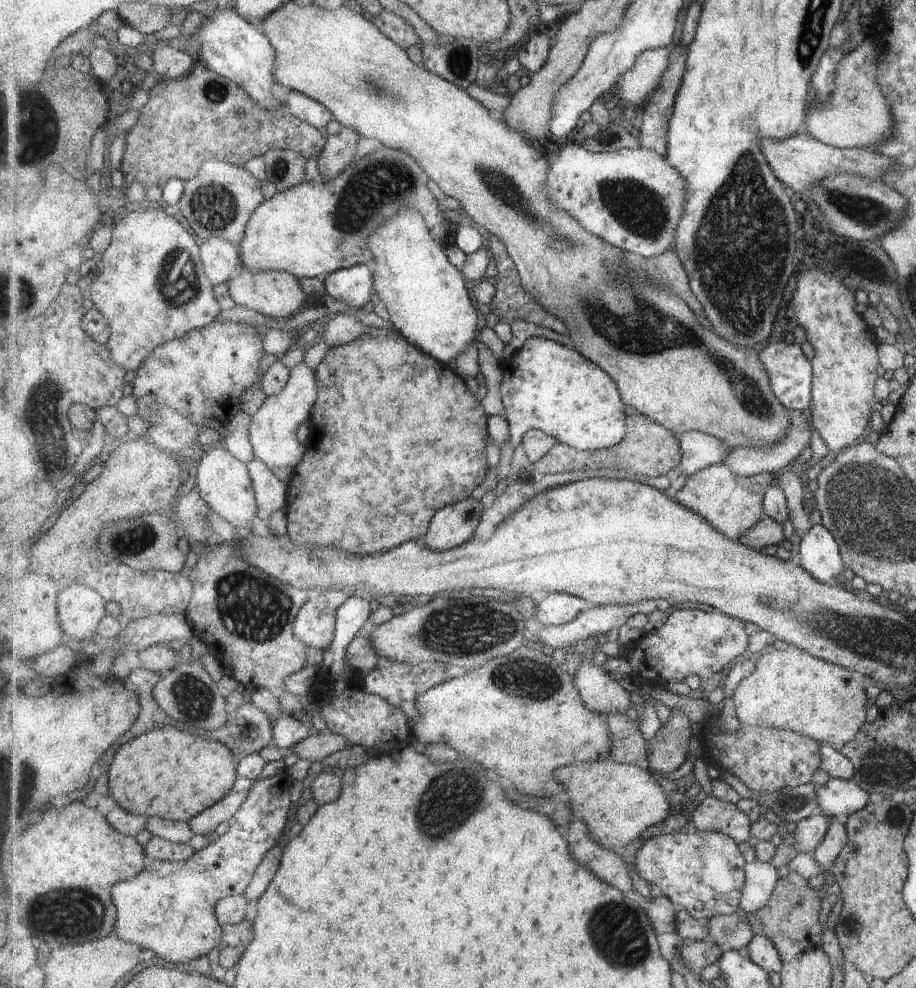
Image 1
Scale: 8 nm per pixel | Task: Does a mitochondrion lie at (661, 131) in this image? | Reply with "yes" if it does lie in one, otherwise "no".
no

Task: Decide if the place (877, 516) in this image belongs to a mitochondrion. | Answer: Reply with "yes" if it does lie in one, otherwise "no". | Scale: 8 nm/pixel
yes

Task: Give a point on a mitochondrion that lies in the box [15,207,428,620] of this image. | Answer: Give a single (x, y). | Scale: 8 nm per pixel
(51, 435)

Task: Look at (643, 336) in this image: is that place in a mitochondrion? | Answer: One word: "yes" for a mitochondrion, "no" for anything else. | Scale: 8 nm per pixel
yes

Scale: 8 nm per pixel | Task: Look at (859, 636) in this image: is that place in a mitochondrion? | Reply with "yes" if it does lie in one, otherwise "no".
yes

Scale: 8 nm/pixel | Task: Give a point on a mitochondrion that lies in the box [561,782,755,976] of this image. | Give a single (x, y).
(616, 930)

